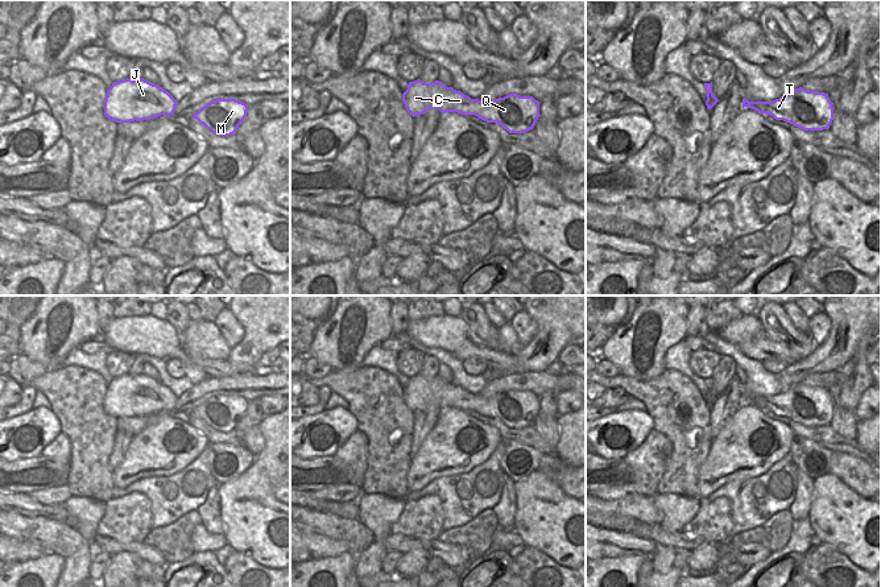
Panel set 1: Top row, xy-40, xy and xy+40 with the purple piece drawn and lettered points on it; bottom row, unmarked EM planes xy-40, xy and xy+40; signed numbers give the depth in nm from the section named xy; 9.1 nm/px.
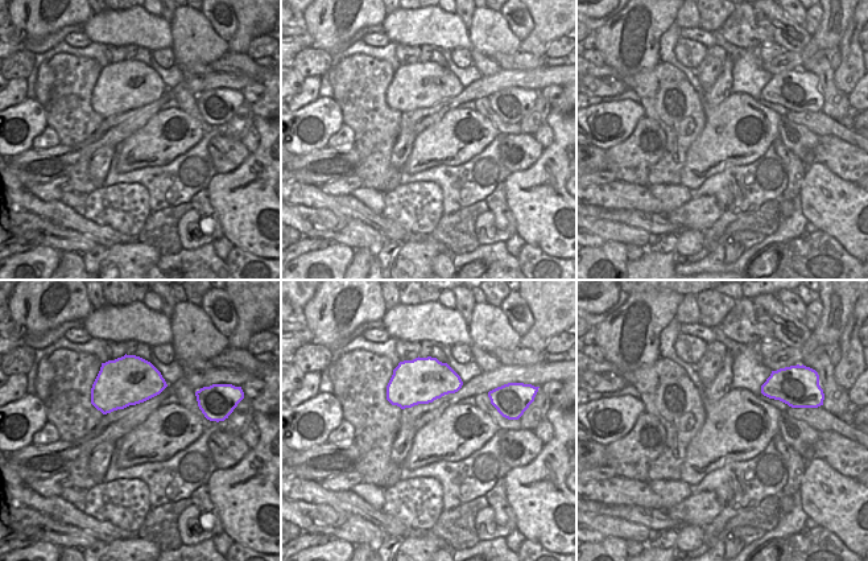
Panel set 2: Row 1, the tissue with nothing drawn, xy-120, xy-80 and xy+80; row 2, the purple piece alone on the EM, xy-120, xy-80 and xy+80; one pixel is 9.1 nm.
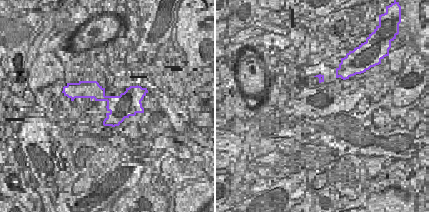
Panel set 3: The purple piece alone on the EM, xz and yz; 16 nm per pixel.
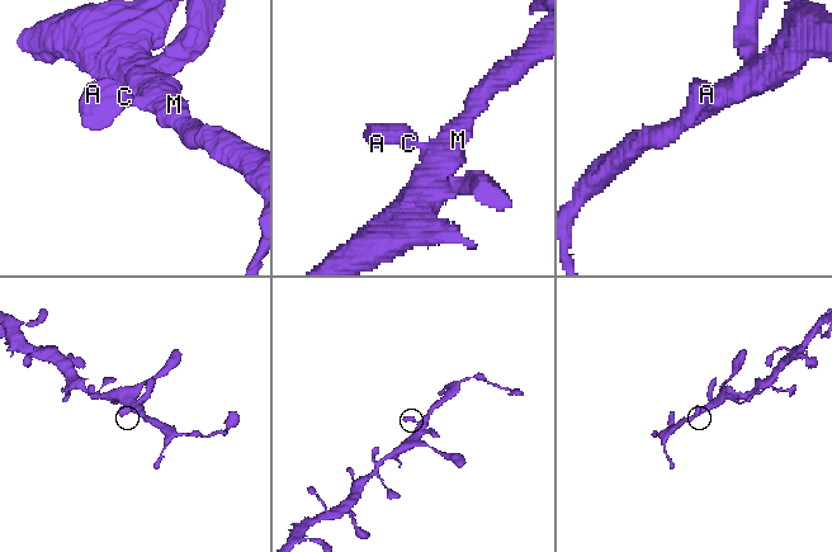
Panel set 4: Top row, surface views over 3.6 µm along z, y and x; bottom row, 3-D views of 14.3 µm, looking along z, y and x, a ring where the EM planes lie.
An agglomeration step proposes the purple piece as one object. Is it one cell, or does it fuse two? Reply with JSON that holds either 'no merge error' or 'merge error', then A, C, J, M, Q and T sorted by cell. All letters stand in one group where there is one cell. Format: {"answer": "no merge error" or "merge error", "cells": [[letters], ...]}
{"answer": "no merge error", "cells": [["A", "C", "J", "M", "Q", "T"]]}

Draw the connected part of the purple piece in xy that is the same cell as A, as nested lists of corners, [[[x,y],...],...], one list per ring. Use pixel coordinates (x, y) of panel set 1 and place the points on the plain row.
[[[417,375],[409,377],[402,389],[406,406],[414,413],[430,404],[438,404],[442,409],[458,408],[475,410],[487,418],[497,418],[509,429],[525,429],[534,423],[539,410],[539,397],[533,392],[509,389],[491,397],[471,394],[442,377],[423,379]]]

